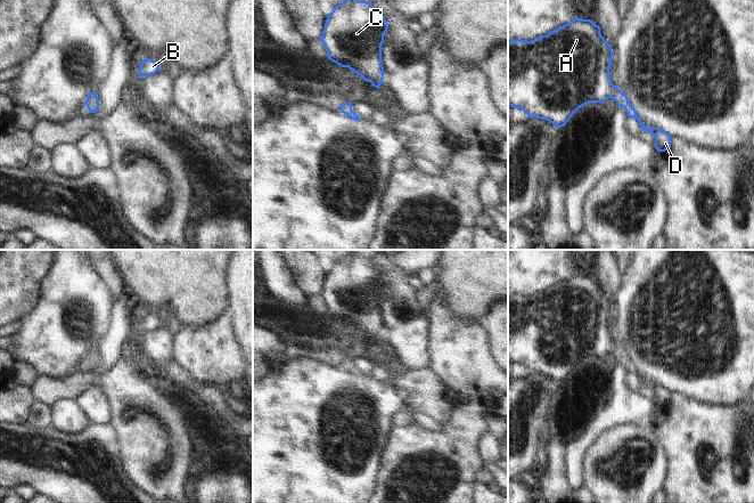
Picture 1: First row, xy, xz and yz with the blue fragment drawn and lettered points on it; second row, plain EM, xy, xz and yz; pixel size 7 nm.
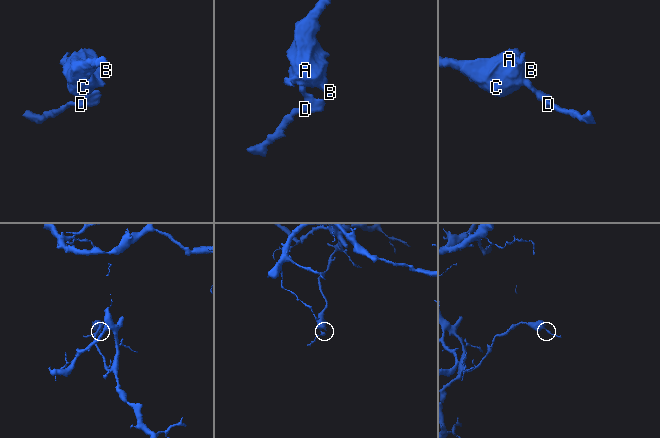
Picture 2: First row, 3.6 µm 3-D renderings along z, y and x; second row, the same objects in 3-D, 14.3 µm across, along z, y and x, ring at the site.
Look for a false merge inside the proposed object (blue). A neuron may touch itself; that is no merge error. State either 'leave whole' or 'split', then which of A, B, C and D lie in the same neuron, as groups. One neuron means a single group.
leave whole; A B C D

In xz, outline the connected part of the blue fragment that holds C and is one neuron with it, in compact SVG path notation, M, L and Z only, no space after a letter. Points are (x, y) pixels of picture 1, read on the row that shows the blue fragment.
M344 0L327 16L320 40L327 50L327 57L331 62L342 67L349 67L361 75L364 81L379 89L384 79L382 44L387 29L385 17L372 7L371 2Z

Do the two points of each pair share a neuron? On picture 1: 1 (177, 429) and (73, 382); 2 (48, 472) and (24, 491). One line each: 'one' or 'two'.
1: one
2: two

